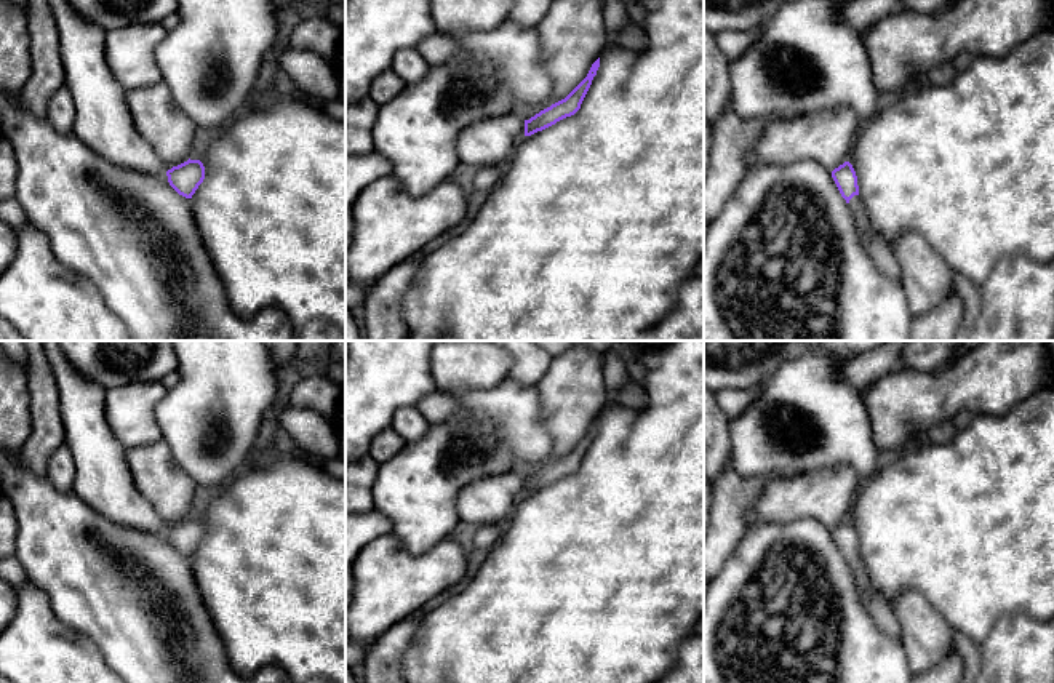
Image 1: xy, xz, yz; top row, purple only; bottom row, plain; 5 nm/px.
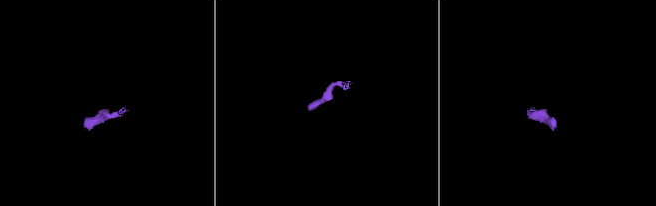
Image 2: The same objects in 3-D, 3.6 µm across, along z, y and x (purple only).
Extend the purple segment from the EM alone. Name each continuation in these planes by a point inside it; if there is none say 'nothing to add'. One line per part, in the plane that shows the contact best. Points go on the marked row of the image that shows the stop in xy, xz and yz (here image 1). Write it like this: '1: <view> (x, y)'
1: yz (883, 258)

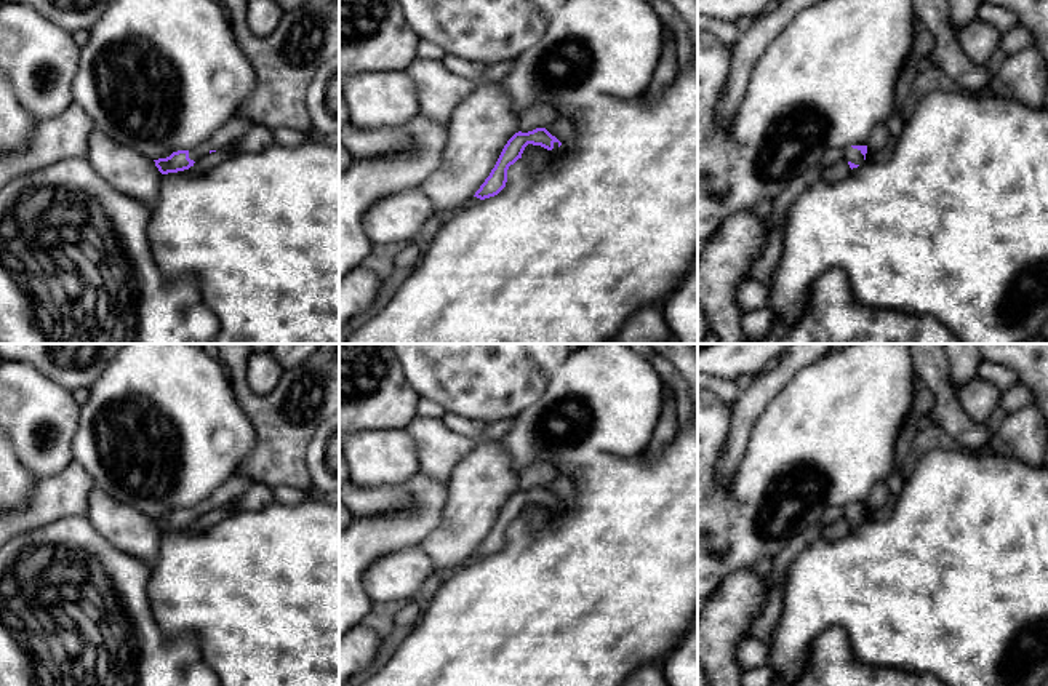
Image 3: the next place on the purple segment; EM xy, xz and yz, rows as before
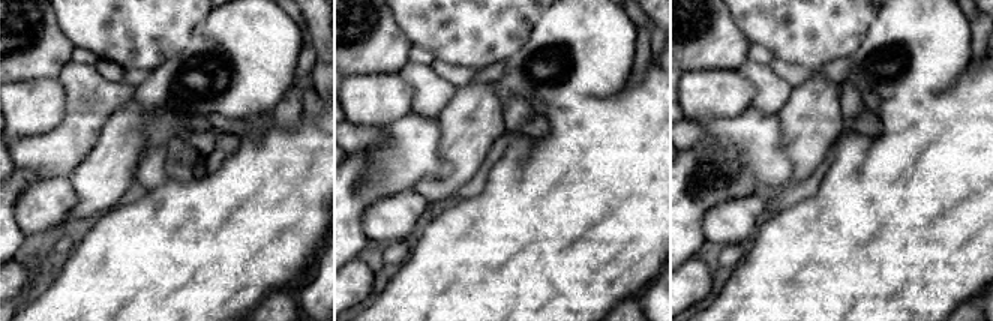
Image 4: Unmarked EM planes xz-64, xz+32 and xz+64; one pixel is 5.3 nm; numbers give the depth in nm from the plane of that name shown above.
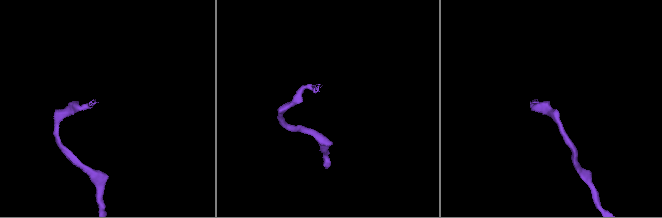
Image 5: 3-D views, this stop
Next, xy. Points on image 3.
1: xy (234, 130)

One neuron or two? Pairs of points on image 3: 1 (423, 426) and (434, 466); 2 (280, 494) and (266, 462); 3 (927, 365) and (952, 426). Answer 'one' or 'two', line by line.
1: one
2: two
3: one

